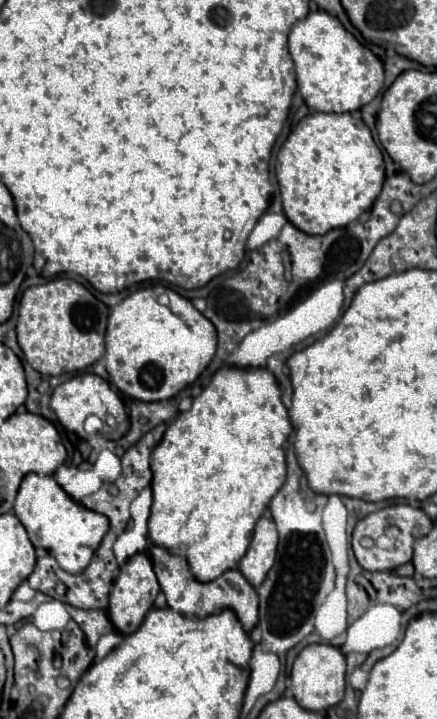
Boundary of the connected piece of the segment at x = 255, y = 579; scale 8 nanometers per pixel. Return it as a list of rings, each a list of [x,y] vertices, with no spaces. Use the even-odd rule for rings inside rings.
[[[261,518],[255,526],[255,534],[249,544],[249,550],[239,562],[241,574],[247,578],[247,582],[253,588],[259,588],[267,572],[271,570],[277,556],[278,544],[279,536],[275,522]]]

